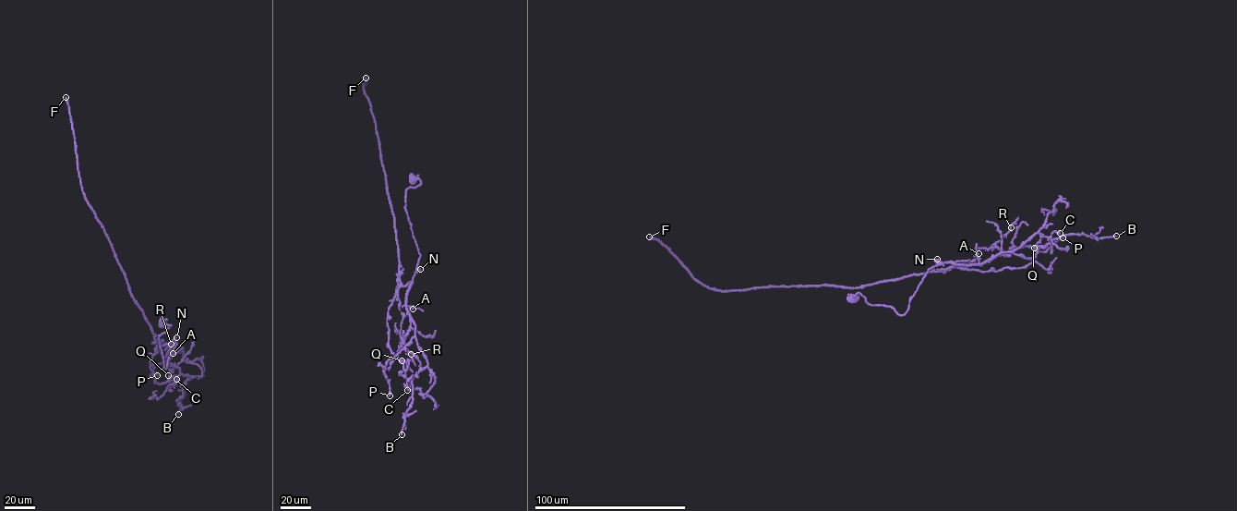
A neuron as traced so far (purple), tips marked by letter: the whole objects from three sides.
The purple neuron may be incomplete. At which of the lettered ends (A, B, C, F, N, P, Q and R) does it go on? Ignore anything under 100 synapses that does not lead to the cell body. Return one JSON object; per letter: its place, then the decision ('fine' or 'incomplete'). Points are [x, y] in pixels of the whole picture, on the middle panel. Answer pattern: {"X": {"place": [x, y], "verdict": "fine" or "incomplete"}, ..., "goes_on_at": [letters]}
{"A": {"place": [413, 309], "verdict": "fine"}, "B": {"place": [402, 434], "verdict": "fine"}, "C": {"place": [407, 390], "verdict": "fine"}, "F": {"place": [366, 78], "verdict": "incomplete"}, "N": {"place": [420, 269], "verdict": "fine"}, "P": {"place": [390, 395], "verdict": "fine"}, "Q": {"place": [402, 360], "verdict": "fine"}, "R": {"place": [411, 354], "verdict": "fine"}, "goes_on_at": ["F"]}

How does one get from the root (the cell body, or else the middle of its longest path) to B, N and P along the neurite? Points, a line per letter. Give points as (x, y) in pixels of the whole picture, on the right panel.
B: (854, 298), (858, 293), (870, 304), (904, 314), (936, 265), (983, 263), (1038, 233), (1052, 239), (1116, 236)
N: (854, 298), (858, 293), (870, 304), (890, 306), (898, 314), (904, 314), (928, 269), (942, 263), (937, 259)
P: (854, 298), (858, 293), (870, 304), (904, 314), (928, 269), (983, 263), (1014, 246), (1046, 251), (1062, 237)

